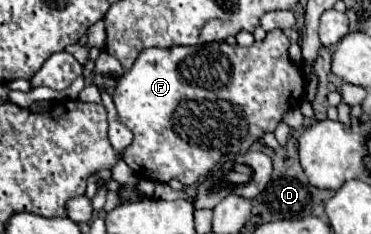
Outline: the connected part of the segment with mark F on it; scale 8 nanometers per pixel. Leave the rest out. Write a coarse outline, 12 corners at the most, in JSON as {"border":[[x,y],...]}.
{"border":[[287,35],[141,51],[111,93],[137,177],[197,183],[275,131]]}

